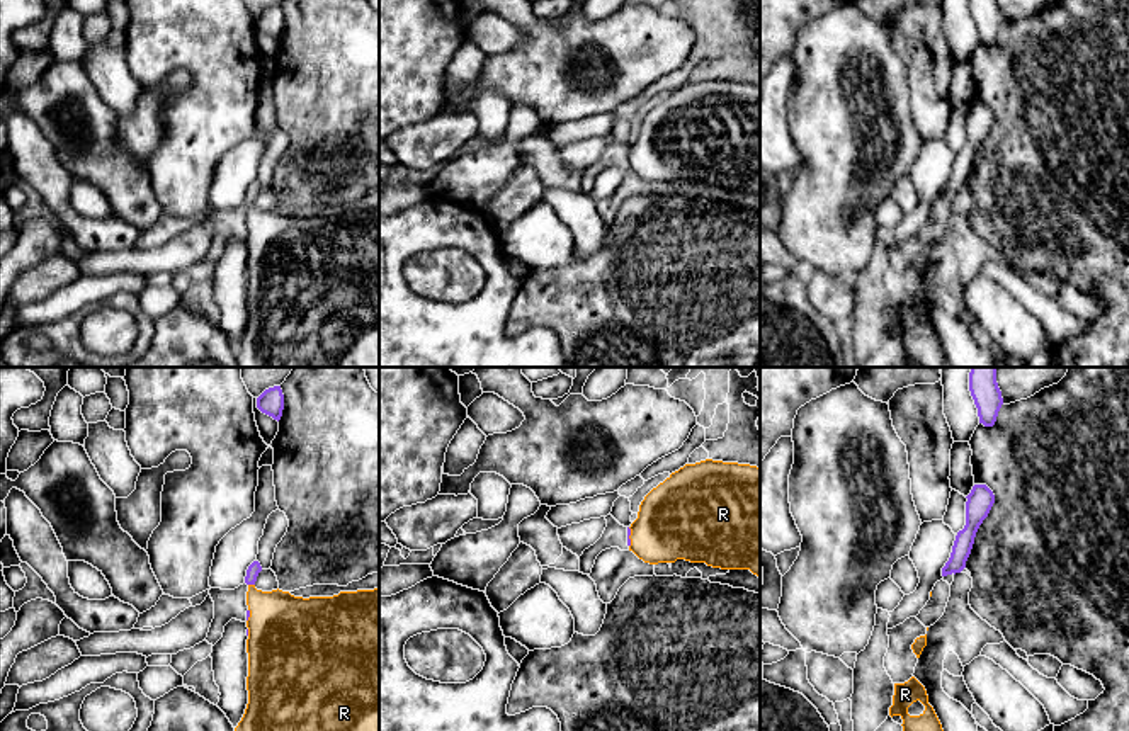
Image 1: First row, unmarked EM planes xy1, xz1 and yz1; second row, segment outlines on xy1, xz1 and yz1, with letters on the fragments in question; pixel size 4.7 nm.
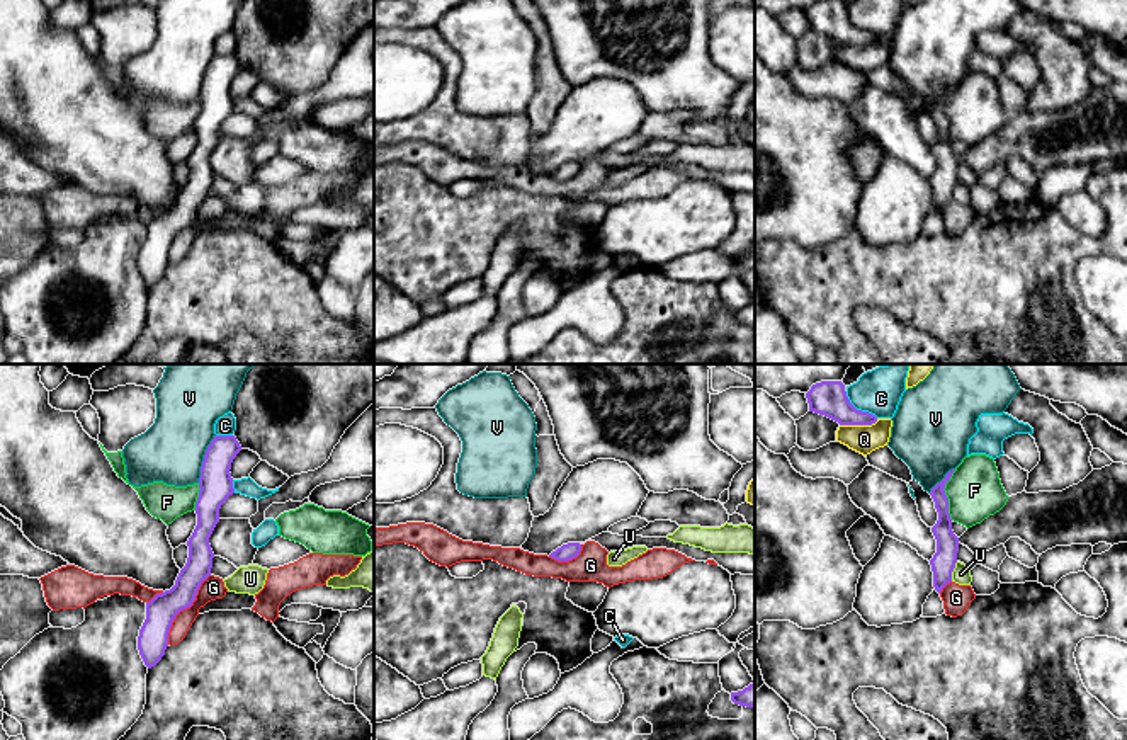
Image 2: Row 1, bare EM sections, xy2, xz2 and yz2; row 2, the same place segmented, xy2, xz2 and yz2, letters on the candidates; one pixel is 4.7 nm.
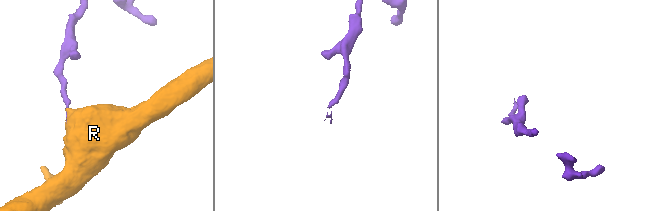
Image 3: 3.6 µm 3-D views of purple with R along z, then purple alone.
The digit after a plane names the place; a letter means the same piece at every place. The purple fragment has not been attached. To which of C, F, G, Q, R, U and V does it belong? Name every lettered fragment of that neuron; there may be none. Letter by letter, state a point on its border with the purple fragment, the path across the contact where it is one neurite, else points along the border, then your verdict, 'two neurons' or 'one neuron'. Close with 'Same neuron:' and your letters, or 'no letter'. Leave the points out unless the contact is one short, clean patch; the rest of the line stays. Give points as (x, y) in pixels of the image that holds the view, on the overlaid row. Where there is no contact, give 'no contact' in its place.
C: yz2 (859, 410) | two neurons
F: yz2 (945, 495) | along yz2 (956, 470), (944, 489), (951, 519) | two neurons
G: xy2 (184, 608) | two neurons
Q: yz2 (859, 424) | two neurons
R: xy1 (252, 583) | across xy1 (254, 568), (252, 583), (254, 597), (281, 628) | one neuron
U: yz2 (952, 570) | two neurons
V: xy2 (204, 458) | along xy2 (215, 434), (206, 449), (198, 482) | two neurons
Same neuron: R

